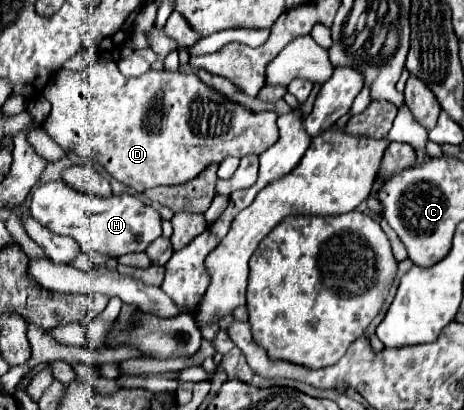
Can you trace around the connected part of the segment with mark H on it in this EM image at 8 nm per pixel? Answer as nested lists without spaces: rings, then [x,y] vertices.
[[[50,181],[40,185],[32,195],[32,217],[56,235],[74,237],[86,253],[108,253],[120,257],[132,251],[146,251],[146,247],[162,235],[162,217],[156,209],[142,203],[134,195],[94,197],[70,189],[64,181]]]

